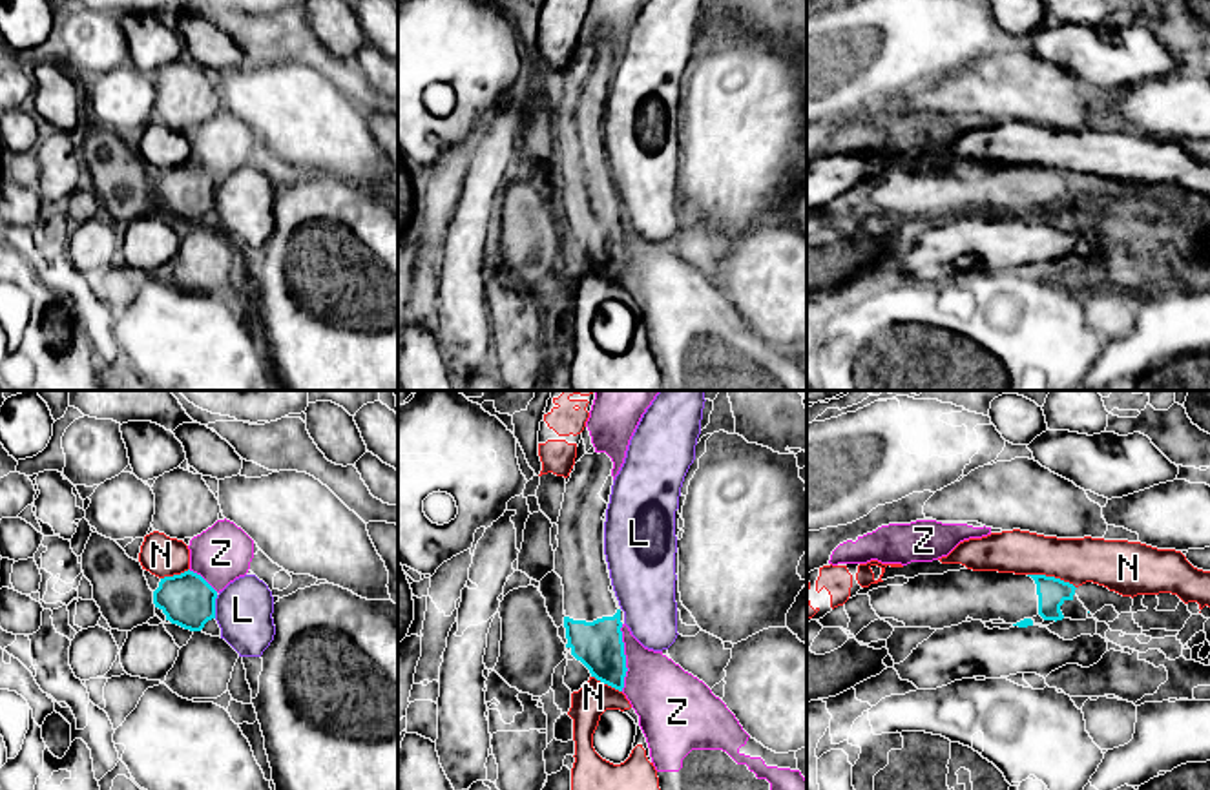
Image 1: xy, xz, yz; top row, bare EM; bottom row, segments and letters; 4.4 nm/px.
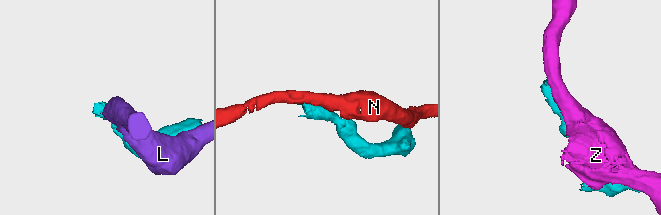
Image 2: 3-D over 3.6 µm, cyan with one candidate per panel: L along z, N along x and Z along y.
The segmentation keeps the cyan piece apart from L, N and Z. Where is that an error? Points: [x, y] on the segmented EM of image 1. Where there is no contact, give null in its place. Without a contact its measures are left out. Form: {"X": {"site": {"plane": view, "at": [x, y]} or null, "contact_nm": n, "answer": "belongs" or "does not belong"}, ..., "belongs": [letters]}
{"L": {"site": {"plane": "xy", "at": [214, 606]}, "contact_nm": 110, "answer": "does not belong"}, "N": {"site": {"plane": "yz", "at": [1052, 577]}, "contact_nm": 220, "answer": "does not belong"}, "Z": {"site": {"plane": "xz", "at": [625, 657]}, "contact_nm": 300, "answer": "does not belong"}, "belongs": []}

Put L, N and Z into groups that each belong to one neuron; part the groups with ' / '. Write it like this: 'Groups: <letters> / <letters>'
Groups: L / N / Z

